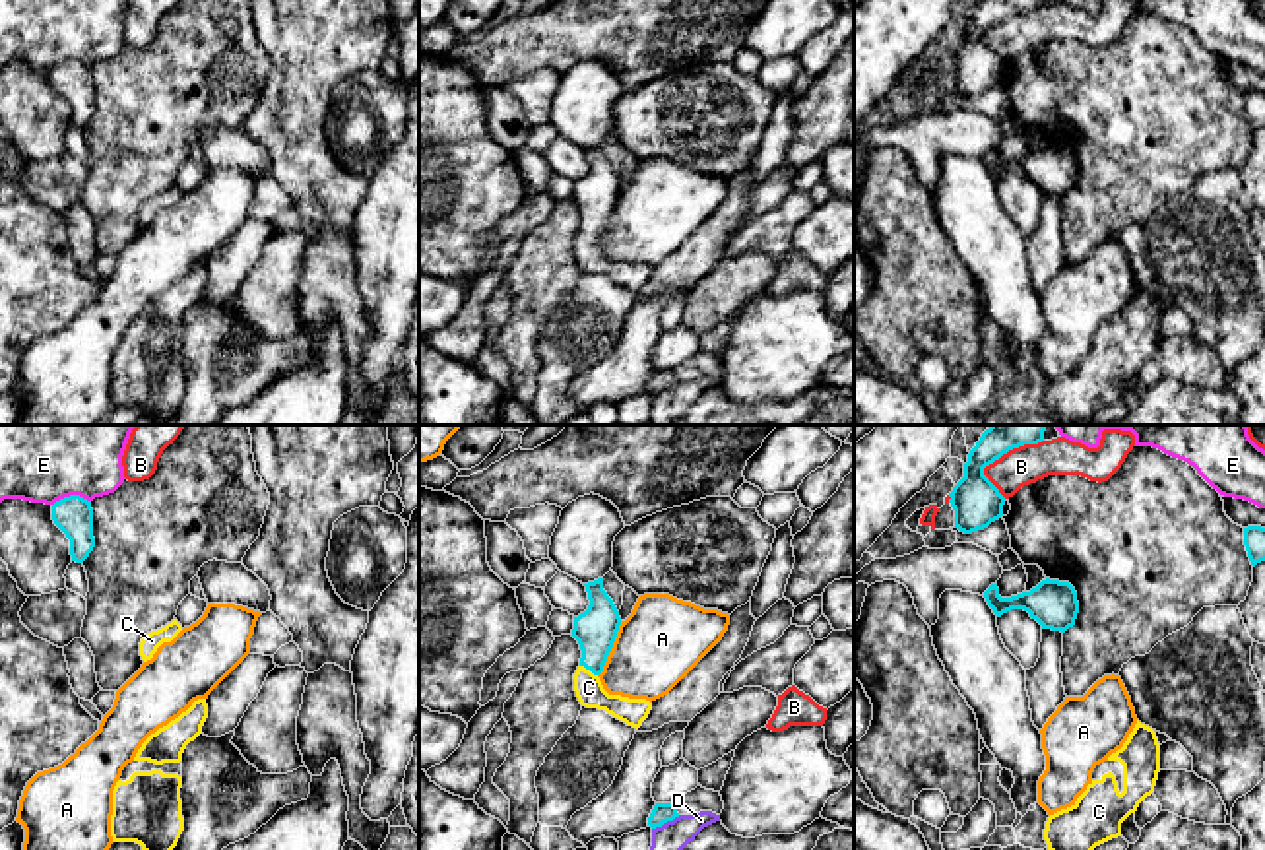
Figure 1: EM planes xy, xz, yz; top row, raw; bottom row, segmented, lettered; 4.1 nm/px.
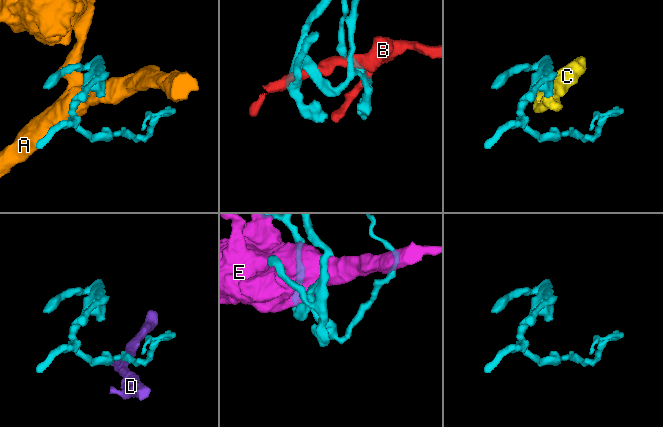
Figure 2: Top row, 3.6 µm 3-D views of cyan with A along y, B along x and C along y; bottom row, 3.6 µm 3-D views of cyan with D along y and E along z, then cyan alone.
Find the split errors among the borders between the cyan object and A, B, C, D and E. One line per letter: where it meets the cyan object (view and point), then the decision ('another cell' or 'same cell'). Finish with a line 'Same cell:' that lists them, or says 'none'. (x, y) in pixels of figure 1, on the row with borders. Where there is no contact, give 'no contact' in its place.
A: xz (612, 647) | another cell
B: yz (998, 458) | another cell
C: xz (588, 668) | same cell
D: xz (666, 821) | another cell
E: xy (70, 495) | another cell
Same cell: C

